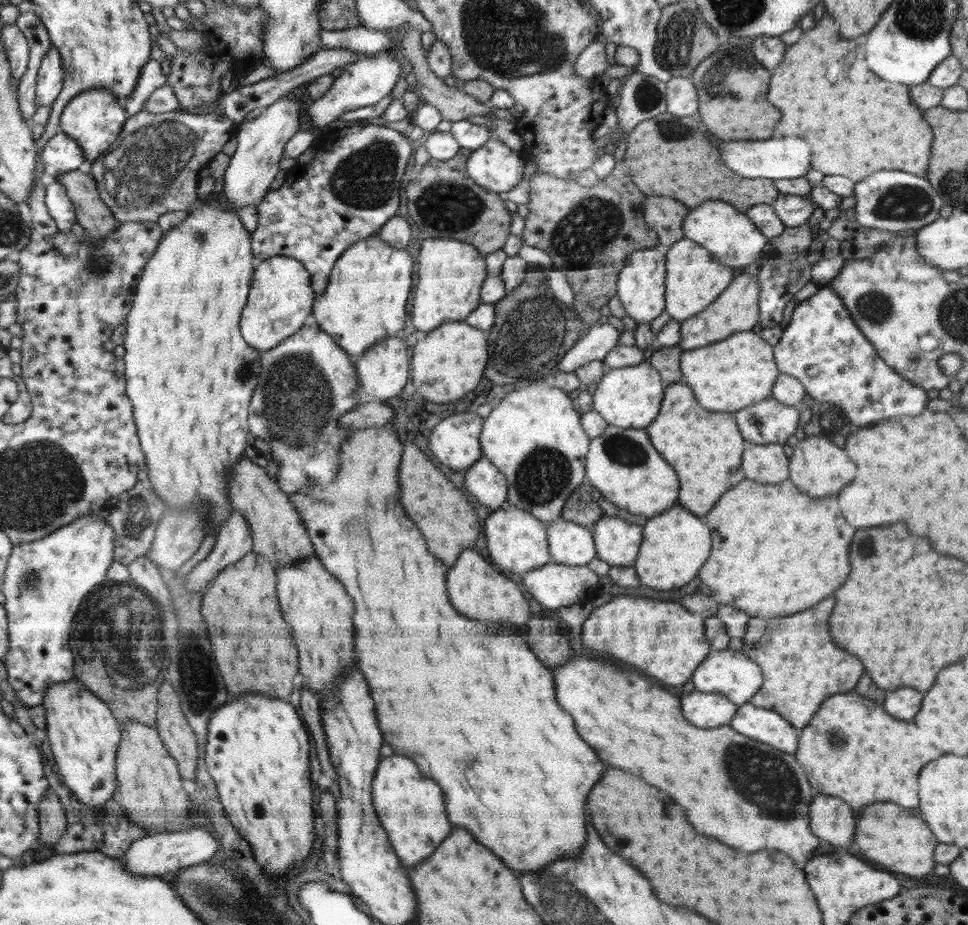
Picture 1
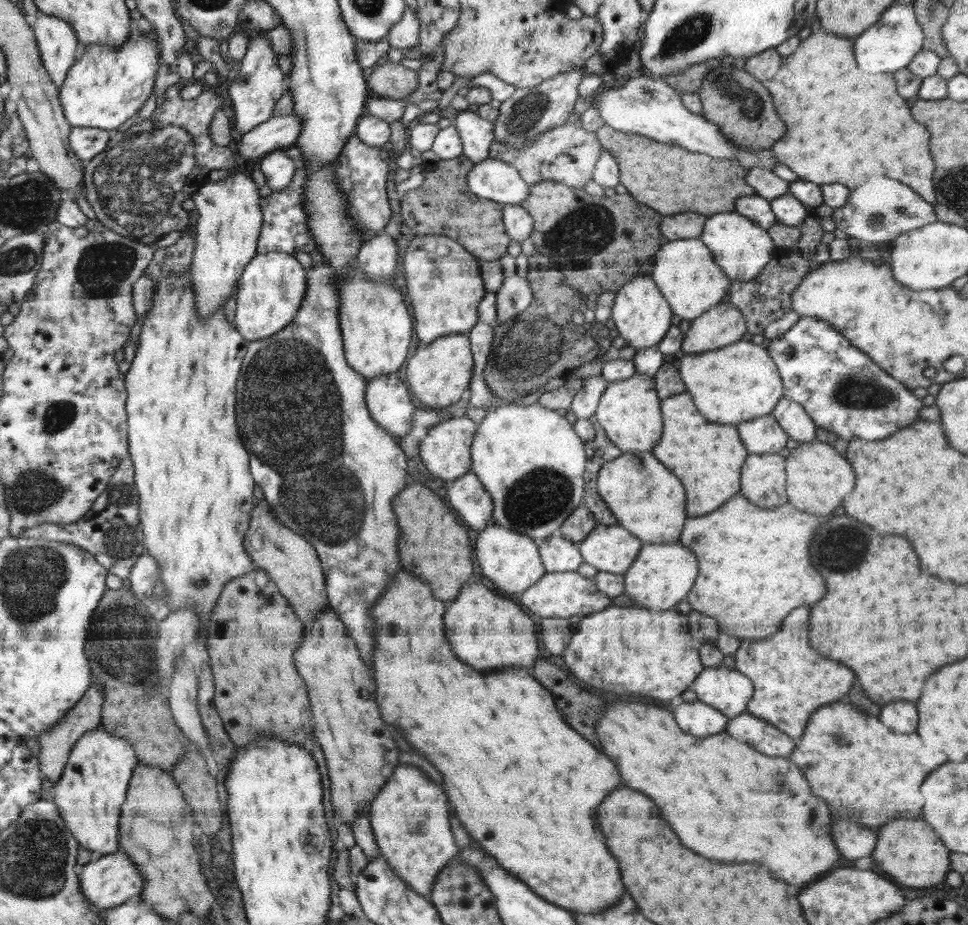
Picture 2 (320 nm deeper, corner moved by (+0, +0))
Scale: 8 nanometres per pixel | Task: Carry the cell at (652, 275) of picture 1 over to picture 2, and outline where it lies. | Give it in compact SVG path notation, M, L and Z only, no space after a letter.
M634 276L615 292L615 301L612 305L611 319L619 330L619 335L626 339L630 346L638 351L641 348L650 348L664 338L672 326L672 309L656 286L651 276Z

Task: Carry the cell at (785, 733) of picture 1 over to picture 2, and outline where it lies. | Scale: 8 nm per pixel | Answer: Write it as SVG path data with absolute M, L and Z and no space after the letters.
M748 712L730 719L724 732L766 756L788 757L797 745L793 738Z

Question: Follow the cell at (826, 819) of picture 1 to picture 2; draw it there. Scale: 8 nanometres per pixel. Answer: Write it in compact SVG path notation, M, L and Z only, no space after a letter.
M834 822L832 838L840 854L850 860L870 856L876 846L876 834L872 830L862 826L862 832L860 832L860 826L850 822Z

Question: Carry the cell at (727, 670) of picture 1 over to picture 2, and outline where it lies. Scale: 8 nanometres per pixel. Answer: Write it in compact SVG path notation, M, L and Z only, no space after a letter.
M723 664L717 668L705 669L695 678L695 681L689 686L689 690L696 693L698 701L717 708L729 719L746 712L748 701L754 695L753 682L743 673L727 668Z

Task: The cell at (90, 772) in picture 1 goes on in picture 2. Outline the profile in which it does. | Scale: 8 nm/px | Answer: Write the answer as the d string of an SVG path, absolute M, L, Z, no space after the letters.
M102 727L87 731L72 747L62 776L54 783L54 803L67 825L78 839L79 846L92 852L93 858L116 852L118 818L126 798L128 782L139 763L131 743Z

